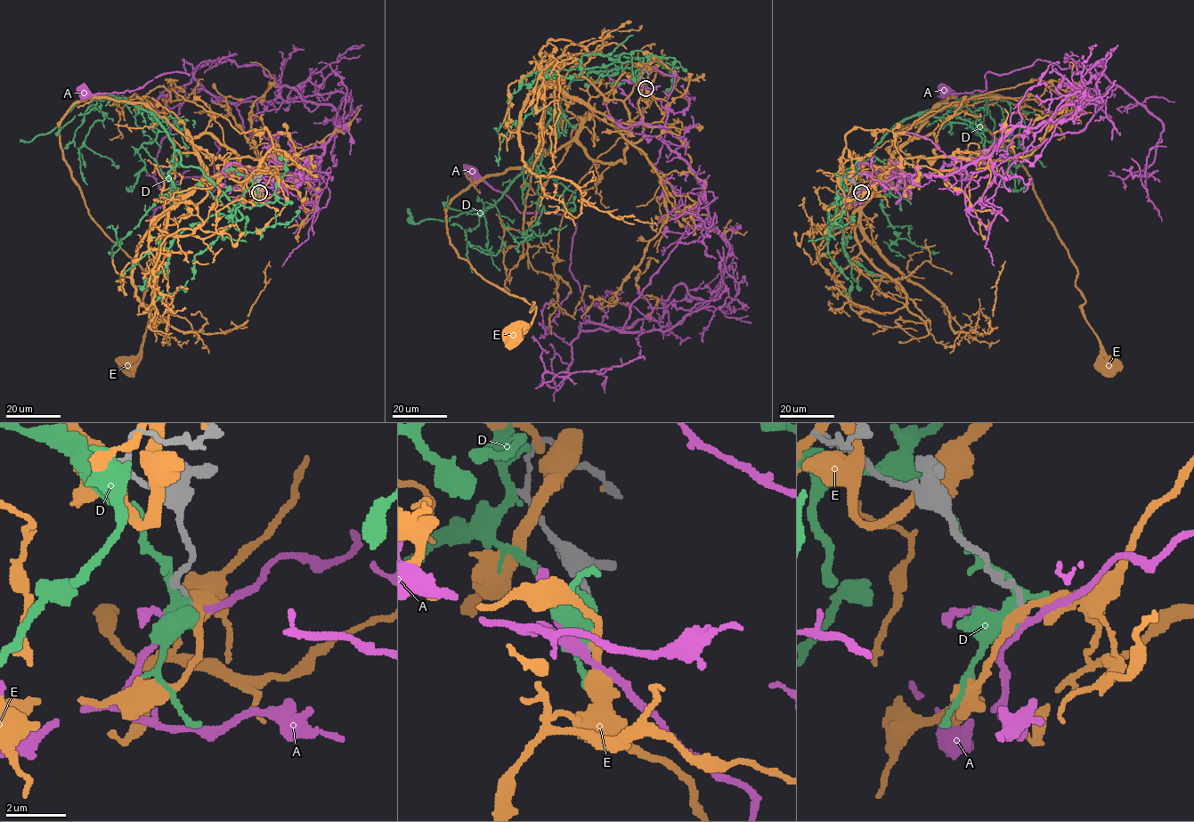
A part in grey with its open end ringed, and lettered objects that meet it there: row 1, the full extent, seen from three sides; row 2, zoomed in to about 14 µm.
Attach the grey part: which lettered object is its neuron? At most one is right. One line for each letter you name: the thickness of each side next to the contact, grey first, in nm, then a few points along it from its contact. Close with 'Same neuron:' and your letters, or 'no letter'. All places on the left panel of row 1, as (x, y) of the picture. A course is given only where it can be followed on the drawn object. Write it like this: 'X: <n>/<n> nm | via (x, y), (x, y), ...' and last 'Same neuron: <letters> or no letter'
A: 180/260 nm | via (259, 192), (320, 158), (313, 180), (311, 162), (244, 132), (198, 65), (84, 92)
Same neuron: A

